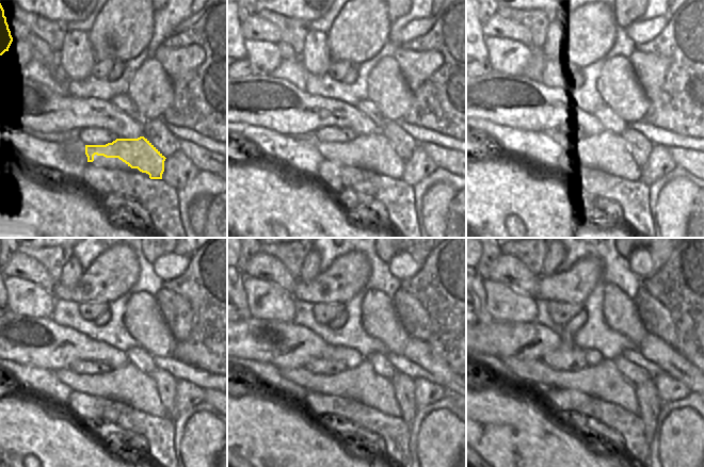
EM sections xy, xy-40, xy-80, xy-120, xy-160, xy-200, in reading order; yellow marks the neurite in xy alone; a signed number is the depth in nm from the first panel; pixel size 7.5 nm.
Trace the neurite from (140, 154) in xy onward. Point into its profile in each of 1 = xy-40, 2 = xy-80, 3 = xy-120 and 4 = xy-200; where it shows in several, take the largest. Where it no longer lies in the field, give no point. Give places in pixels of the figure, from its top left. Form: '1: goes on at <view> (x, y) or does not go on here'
1: goes on at xy-40 (374, 150)
2: goes on at xy-80 (611, 149)
3: goes on at xy-120 (137, 389)
4: goes on at xy-200 (604, 381)

